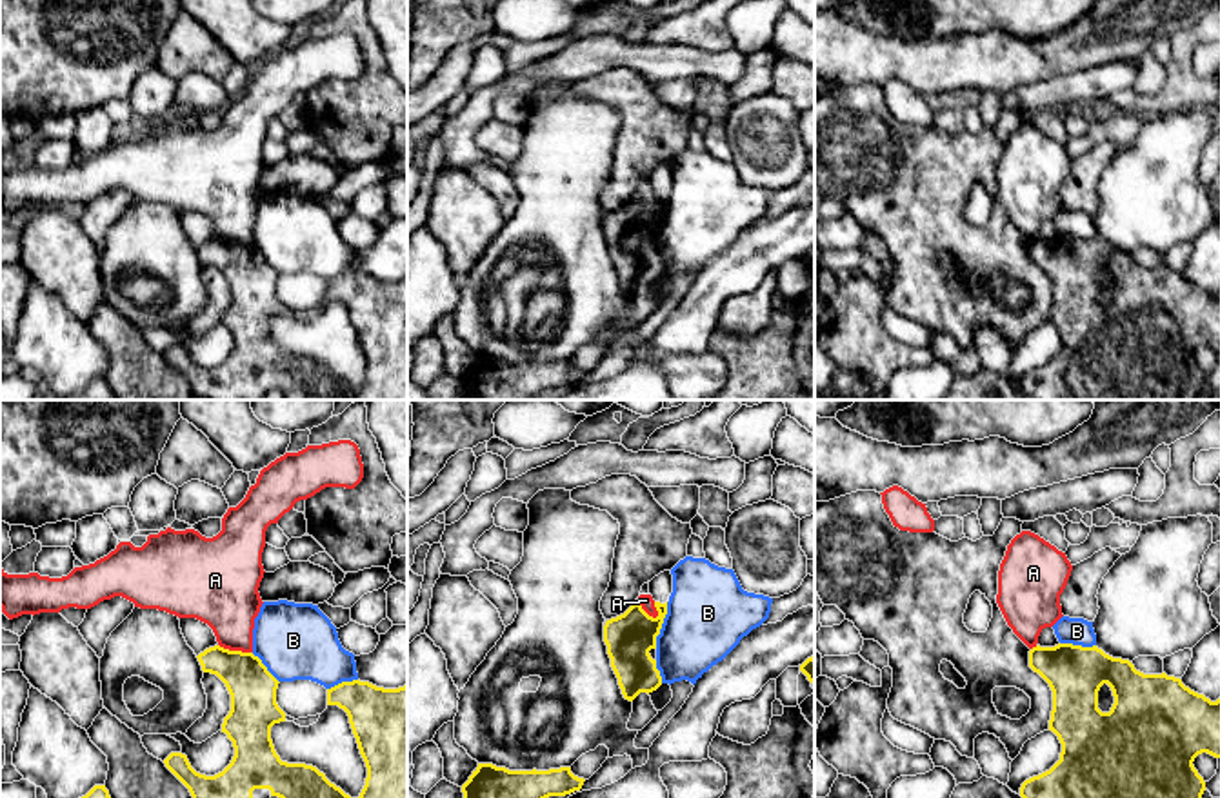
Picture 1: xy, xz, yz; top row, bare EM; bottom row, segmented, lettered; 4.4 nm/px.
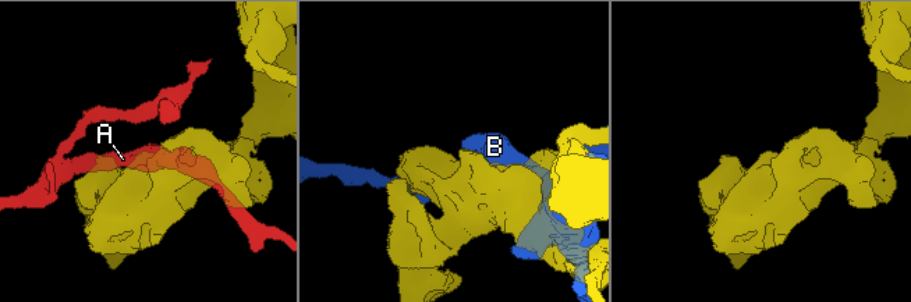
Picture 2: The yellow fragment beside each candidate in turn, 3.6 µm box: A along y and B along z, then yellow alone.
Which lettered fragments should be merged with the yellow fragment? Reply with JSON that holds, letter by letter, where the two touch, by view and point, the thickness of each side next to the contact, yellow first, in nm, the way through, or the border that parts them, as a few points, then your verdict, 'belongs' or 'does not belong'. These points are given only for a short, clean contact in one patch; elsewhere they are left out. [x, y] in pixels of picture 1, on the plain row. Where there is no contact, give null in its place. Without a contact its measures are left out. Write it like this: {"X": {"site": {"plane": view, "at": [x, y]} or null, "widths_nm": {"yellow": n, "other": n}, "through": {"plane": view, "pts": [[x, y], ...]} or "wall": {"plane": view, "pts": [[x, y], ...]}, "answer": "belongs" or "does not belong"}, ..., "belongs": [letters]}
{"A": {"site": {"plane": "xz", "at": [646, 206]}, "widths_nm": {"yellow": 220, "other": 60}, "wall": {"plane": "xz", "pts": [[637, 193], [650, 208], [659, 208]]}, "answer": "does not belong"}, "B": {"site": {"plane": "xz", "at": [660, 219]}, "widths_nm": {"yellow": 220, "other": 360}, "answer": "does not belong"}, "belongs": []}

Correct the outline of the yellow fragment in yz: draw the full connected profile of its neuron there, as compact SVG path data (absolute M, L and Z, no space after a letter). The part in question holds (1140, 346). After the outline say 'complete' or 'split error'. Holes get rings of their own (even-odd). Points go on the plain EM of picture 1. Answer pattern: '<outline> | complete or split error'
M1036 238L1029 244L1029 260L1053 284L1049 324L1058 329L1062 345L1049 364L1022 376L1020 389L1025 394L1035 400L1196 400L1205 374L1193 354L1202 345L1220 351L1220 291L1211 294L1165 265L1144 267L1129 253L1113 251L1096 238ZM1104 276L1115 289L1109 305L1098 302L1098 284Z | complete

